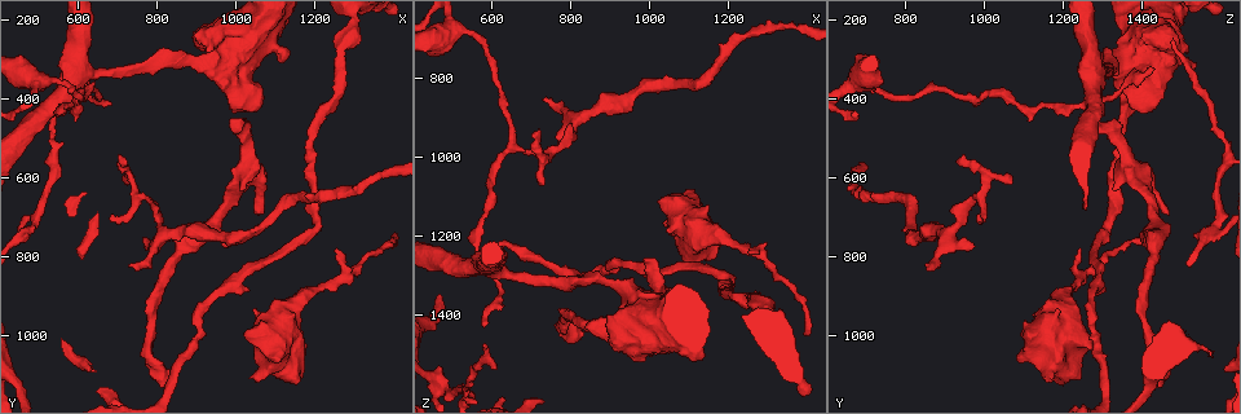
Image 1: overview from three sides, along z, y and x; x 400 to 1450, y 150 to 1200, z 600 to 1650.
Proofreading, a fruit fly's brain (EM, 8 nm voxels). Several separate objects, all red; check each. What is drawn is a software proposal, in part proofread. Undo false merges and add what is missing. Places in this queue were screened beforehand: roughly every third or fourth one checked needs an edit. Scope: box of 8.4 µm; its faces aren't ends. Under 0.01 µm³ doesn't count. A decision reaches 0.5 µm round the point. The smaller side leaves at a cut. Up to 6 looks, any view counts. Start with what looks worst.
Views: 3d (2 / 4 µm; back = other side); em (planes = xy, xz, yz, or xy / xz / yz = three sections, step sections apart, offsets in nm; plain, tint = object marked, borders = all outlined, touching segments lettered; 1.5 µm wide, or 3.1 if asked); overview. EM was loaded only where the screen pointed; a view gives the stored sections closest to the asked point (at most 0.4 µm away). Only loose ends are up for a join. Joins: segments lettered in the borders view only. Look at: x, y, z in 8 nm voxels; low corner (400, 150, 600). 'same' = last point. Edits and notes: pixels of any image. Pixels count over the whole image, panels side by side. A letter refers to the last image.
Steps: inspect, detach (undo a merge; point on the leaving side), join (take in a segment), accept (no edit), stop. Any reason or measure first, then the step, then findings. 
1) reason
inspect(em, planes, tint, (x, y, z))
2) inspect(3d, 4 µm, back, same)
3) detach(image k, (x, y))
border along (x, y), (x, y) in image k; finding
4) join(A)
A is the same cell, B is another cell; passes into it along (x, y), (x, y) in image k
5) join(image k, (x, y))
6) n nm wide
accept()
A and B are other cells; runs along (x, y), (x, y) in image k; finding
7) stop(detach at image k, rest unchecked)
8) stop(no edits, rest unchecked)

abrupt turn
inspect(em, planes, borders, (565, 385, 1275))

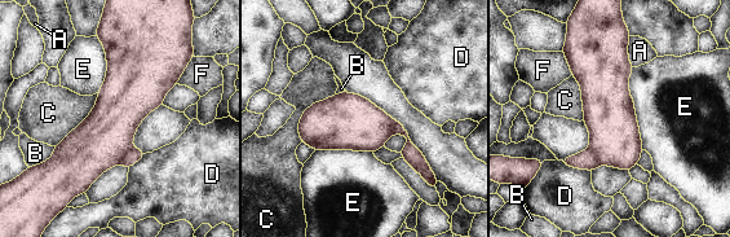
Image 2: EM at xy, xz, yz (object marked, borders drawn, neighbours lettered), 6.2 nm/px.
detach(image 2, (131, 157))
A, B, C, D, E and F are other cells; the part that leaves runs along (394, 124), (407, 137), (410, 153), (421, 169) in image 2; two neurons meet here

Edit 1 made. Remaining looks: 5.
redraw
inspect(overview)

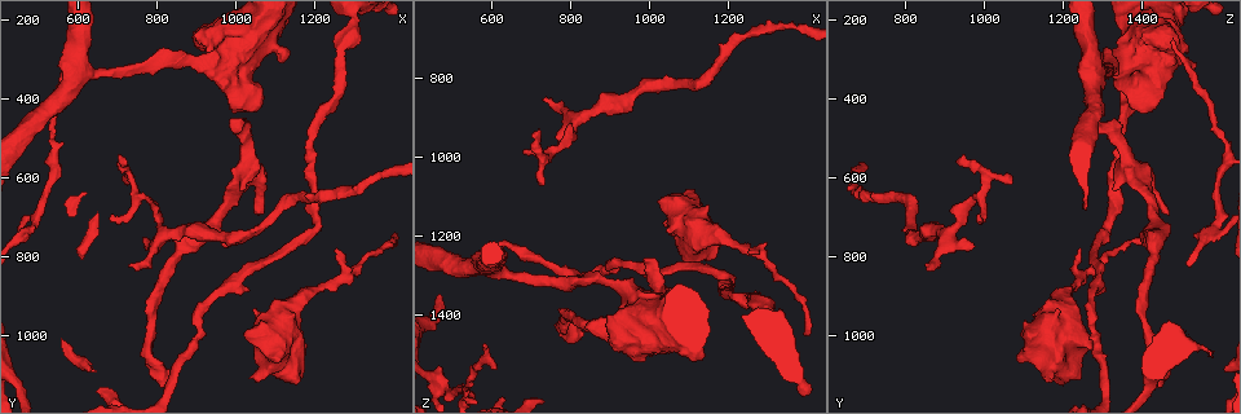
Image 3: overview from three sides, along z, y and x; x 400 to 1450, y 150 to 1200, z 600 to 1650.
long arm stops here
inspect(em, planes, borders, (820, 1130, 1445))

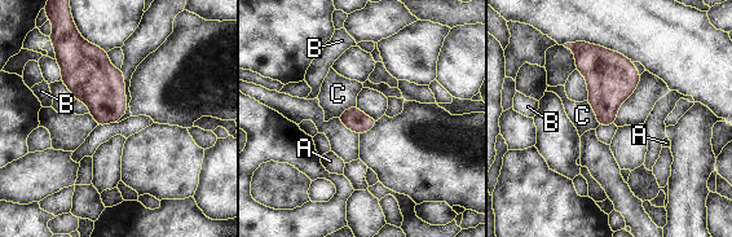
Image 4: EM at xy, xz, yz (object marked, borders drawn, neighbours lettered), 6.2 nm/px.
accept()
A, B and C are other cells; border along (586, 101), (592, 108), (599, 124) in image 4; none of them fits

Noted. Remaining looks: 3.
free end
inspect(3d, 4 µm, (980, 445, 1260))

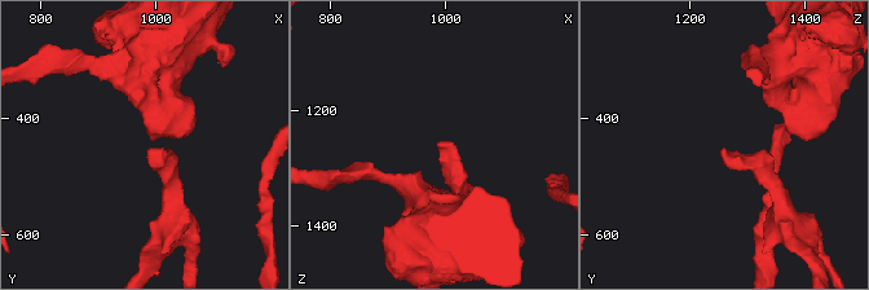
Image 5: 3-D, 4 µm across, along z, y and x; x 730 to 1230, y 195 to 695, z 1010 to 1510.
shape alone is not enough
inspect(em, planes, borders, (990, 455, 1255))

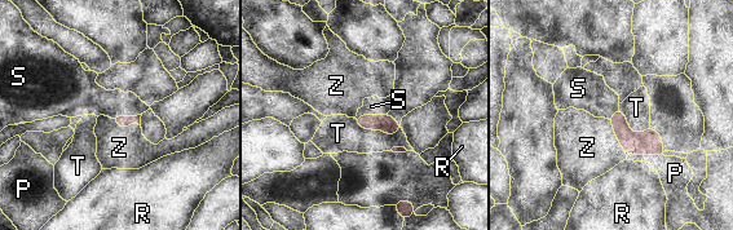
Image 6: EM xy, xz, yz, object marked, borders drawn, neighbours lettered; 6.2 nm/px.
join(S)
S is the same cell, P, R, T and Z are other cells; passes into it along (385, 123), (371, 115), (371, 106) in image 6; it goes on there

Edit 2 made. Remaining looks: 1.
stop(detach at image 2, join at image 6, rest unchecked)

